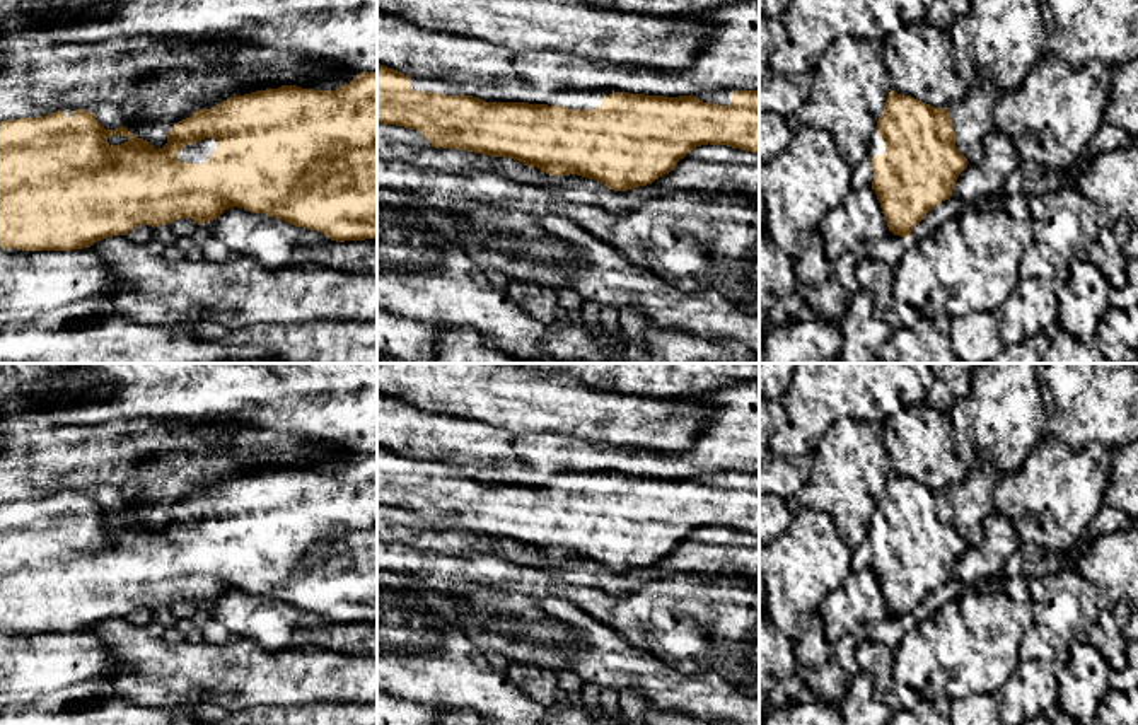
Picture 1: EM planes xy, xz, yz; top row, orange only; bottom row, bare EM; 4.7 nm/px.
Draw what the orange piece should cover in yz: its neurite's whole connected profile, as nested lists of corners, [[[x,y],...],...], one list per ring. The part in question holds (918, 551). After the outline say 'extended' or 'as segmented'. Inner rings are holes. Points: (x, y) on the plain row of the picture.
[[[891,473],[875,512],[885,532],[872,539],[872,571],[889,612],[908,621],[930,592],[952,578],[969,544],[955,529],[949,493],[911,478]]] | as segmented

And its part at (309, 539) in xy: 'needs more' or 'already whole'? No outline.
already whole

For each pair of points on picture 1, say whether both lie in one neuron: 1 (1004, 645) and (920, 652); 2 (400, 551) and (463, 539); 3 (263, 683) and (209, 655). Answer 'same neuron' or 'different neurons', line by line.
1: same neuron
2: different neurons
3: same neuron

